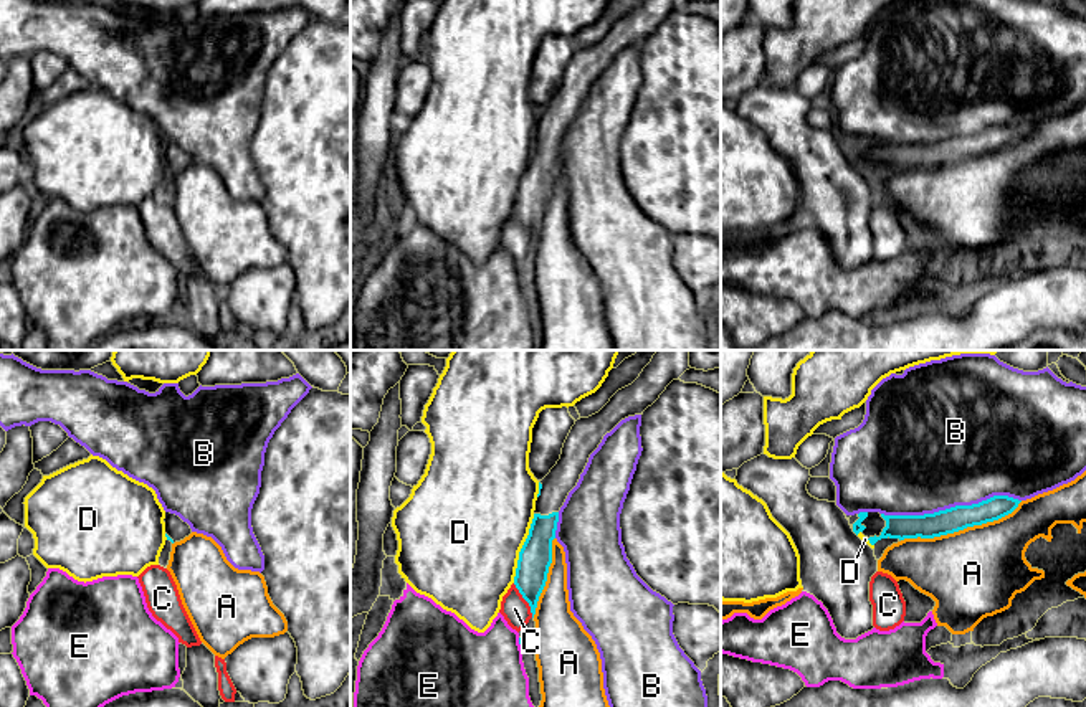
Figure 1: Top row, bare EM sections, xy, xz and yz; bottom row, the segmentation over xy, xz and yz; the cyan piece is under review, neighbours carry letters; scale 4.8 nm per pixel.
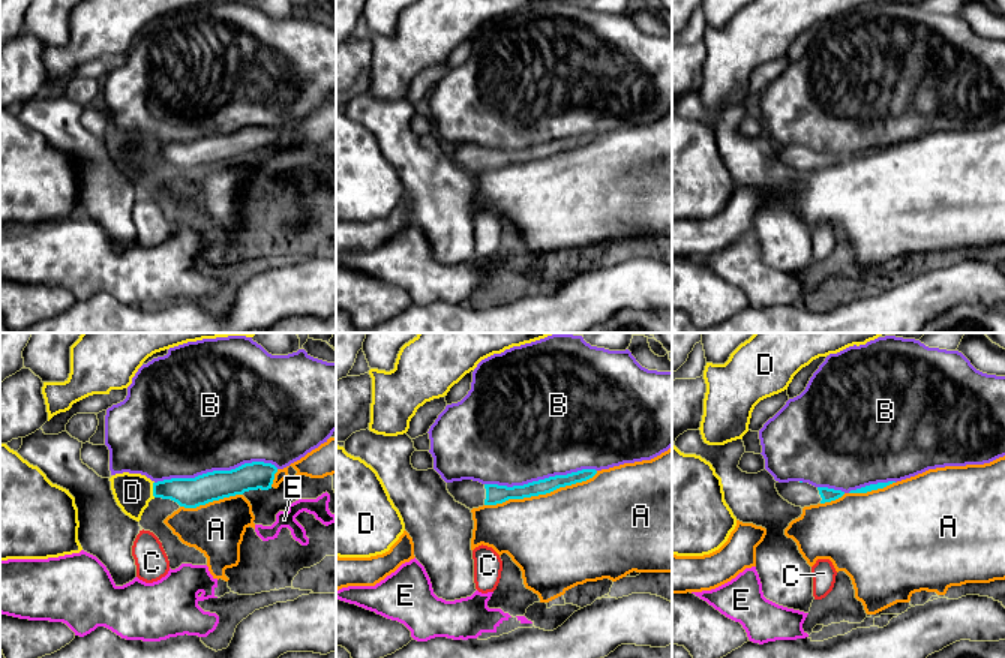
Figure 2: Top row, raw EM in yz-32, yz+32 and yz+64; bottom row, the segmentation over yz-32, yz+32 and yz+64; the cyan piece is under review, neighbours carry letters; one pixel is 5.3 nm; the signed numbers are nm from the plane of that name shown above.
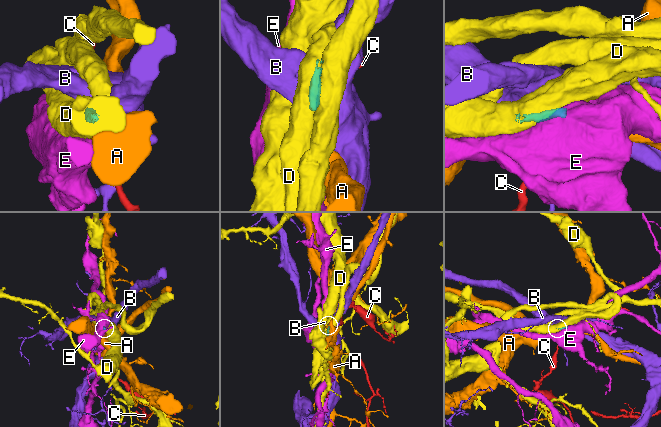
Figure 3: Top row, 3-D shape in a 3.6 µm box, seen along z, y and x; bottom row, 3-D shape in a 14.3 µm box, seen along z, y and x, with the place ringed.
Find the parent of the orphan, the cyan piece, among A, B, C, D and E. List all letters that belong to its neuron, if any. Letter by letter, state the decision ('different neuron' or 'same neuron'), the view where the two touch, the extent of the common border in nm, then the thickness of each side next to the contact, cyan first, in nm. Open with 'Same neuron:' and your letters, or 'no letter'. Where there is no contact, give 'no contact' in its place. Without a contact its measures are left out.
Same neuron: no letter
A: different neuron; meets cyan in yz; contact 600 nm long; 120 nm thick on the cyan side, 440 nm on the other
B: different neuron; meets cyan in yz; contact 700 nm long; 120 nm thick on the cyan side, 500 nm on the other
C: different neuron; meets cyan in xz; contact 190 nm long; 160 nm thick on the cyan side, 140 nm on the other
D: different neuron; meets cyan in xz; contact 360 nm long; 160 nm thick on the cyan side, 500 nm on the other
E: different neuron; meets cyan in xz; contact 40 nm long; 20 nm thick on the cyan side, 360 nm on the other

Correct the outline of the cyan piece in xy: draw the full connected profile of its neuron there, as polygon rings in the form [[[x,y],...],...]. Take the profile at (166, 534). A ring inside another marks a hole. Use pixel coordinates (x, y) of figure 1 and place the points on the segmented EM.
[[[165,512],[164,522],[165,522],[165,537],[172,543],[180,542],[192,534],[190,525],[175,514]]]

